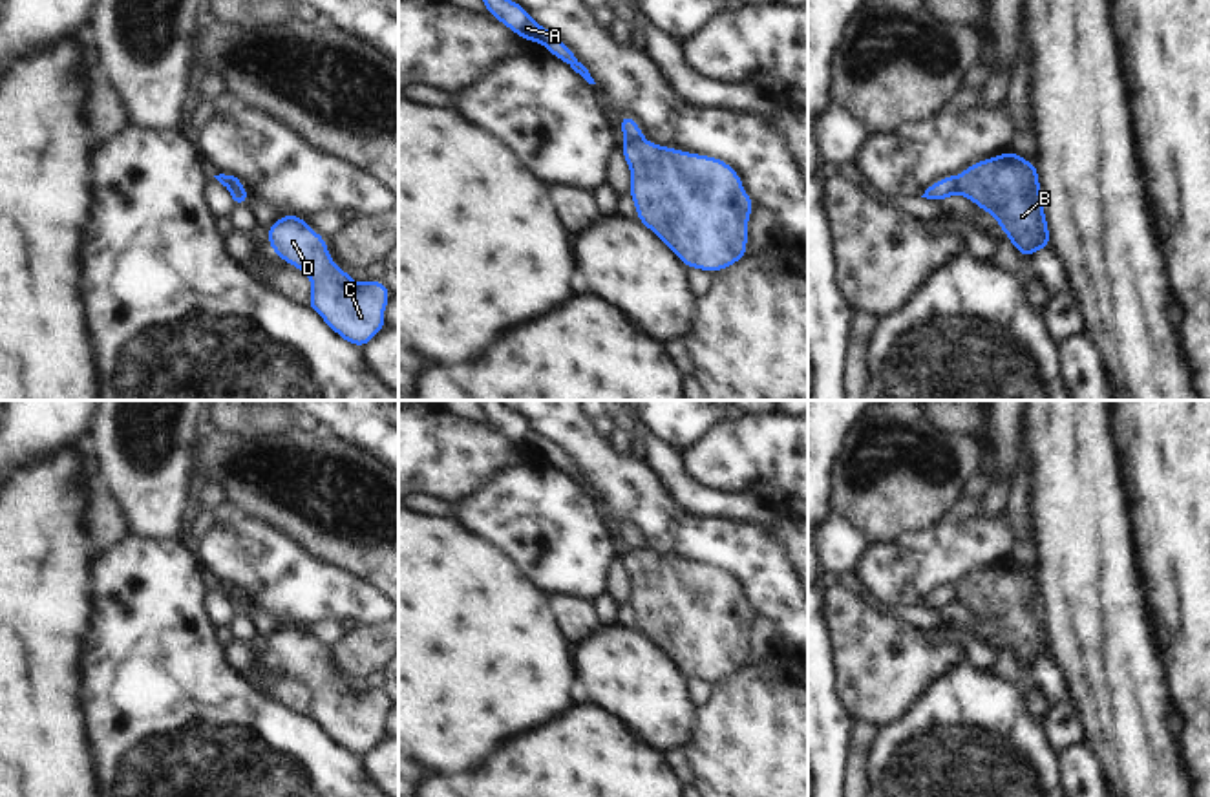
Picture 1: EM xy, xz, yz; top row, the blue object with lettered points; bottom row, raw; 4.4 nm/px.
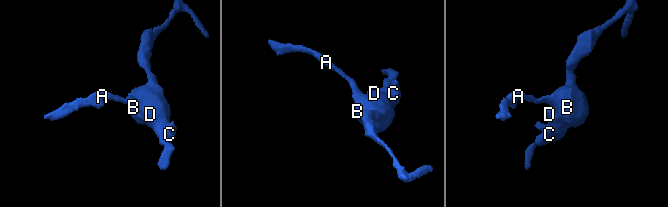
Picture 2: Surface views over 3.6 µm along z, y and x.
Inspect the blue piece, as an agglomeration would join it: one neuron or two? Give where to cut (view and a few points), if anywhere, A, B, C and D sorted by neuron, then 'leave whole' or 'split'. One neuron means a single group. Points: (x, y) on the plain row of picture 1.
cut in xy along (229, 598), (242, 598), (245, 602); A / B C D; split

